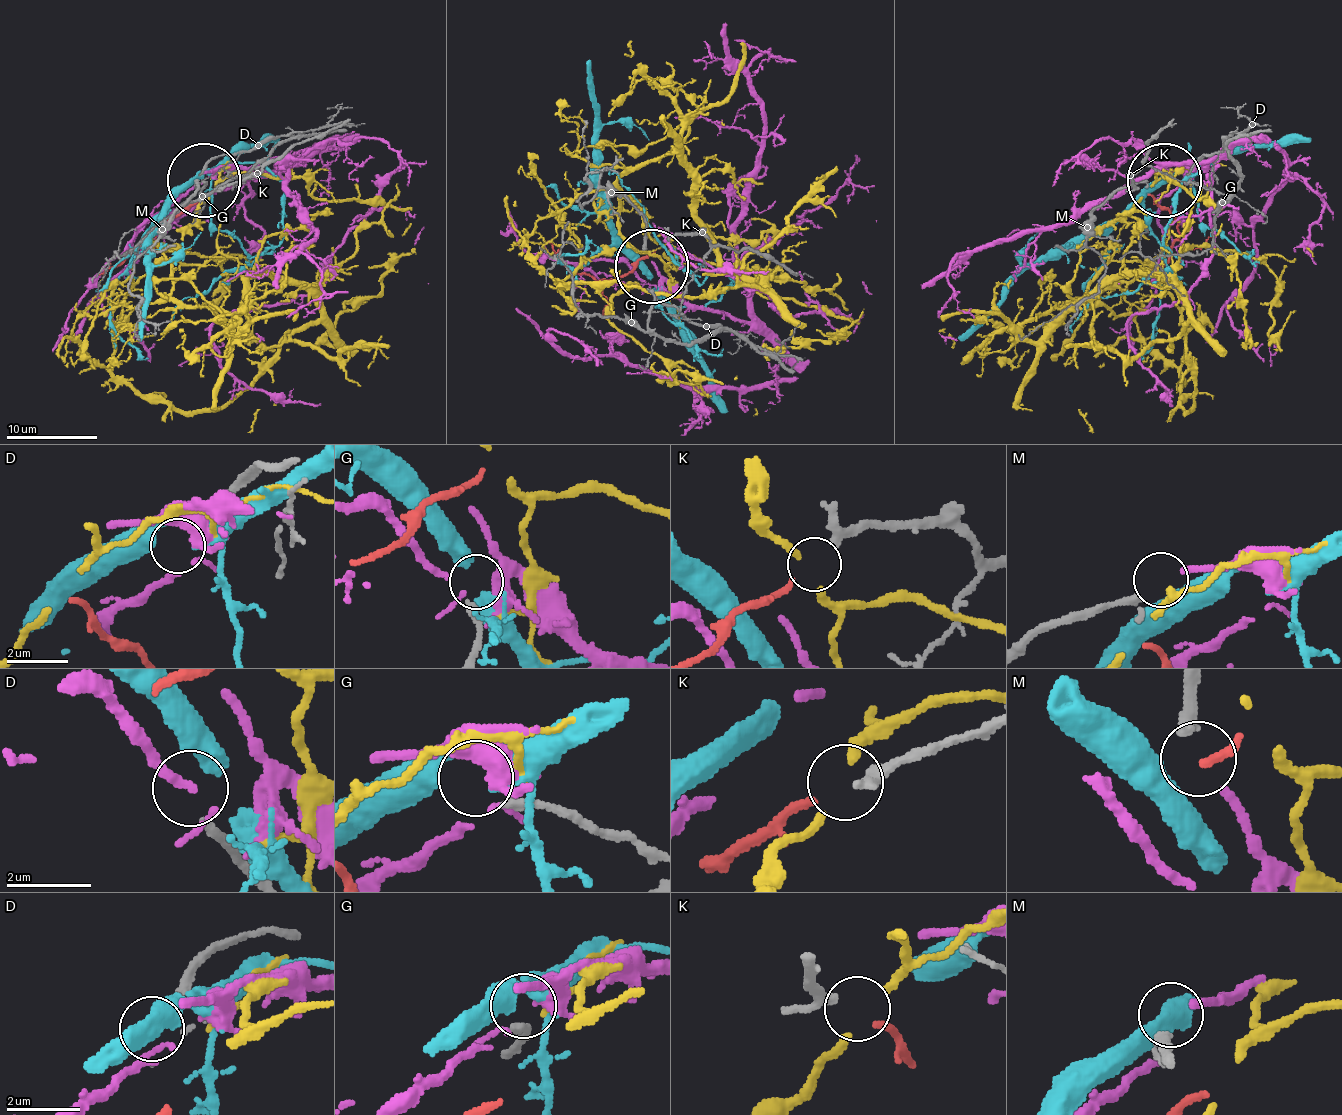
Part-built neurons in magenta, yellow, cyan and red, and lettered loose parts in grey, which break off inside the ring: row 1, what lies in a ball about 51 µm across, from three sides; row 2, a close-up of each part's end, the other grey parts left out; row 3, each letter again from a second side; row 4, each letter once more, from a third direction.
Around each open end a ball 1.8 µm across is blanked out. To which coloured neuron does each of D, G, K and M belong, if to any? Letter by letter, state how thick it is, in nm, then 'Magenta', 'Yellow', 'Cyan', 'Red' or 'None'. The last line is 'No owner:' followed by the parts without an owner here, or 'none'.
D: Thickness 240 nm. None
G: Thickness 200 nm. None
K: Thickness 220 nm. Red
M: Thickness 280 nm. Magenta
No owner: D, G

